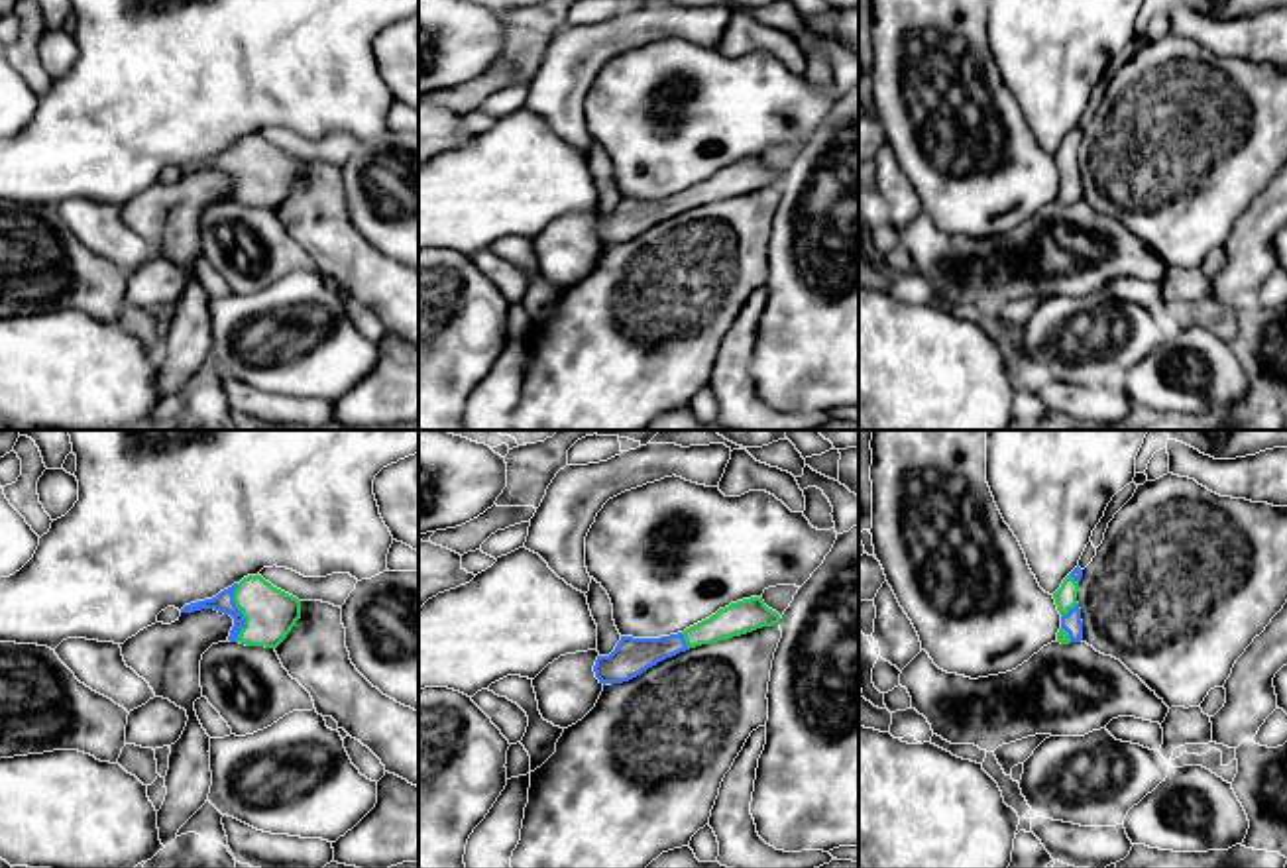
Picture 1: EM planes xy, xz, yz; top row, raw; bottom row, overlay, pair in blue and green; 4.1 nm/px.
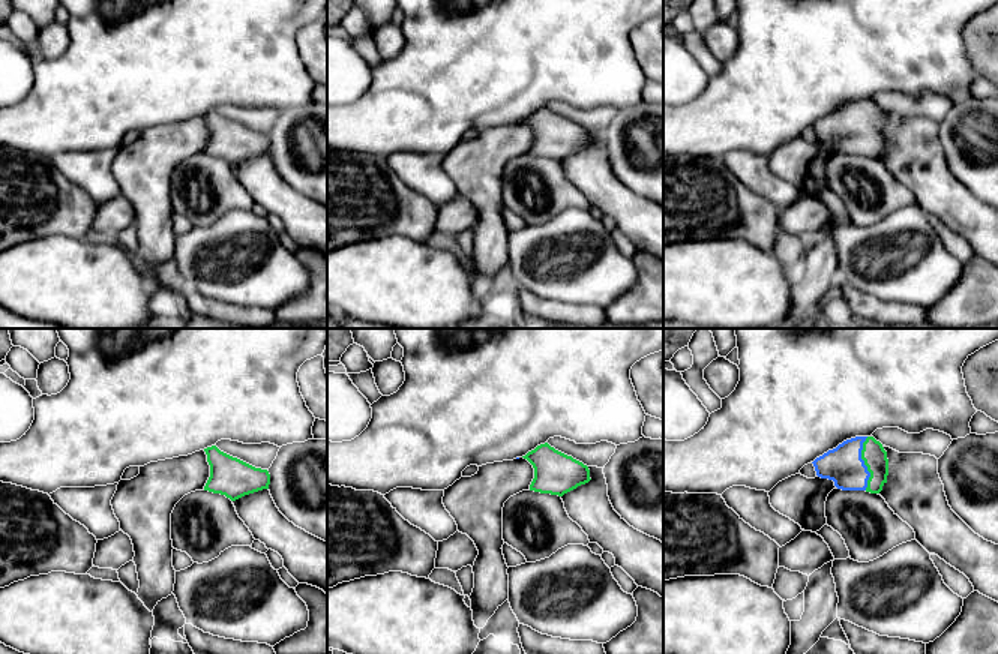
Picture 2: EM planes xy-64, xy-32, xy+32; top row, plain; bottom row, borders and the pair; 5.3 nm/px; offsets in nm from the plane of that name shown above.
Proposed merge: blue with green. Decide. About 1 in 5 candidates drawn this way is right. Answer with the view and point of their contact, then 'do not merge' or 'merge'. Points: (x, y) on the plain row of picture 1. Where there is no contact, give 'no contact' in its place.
xy (240, 173) | merge

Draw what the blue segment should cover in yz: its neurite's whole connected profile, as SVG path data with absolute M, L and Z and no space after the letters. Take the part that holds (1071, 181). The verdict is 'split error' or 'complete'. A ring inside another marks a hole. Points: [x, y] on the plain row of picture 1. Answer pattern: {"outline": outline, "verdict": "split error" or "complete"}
{"outline": "M1077 126L1061 143L1061 147L1053 153L1057 171L1061 175L1061 189L1057 192L1057 202L1081 202L1083 200L1083 181L1081 169L1077 163L1079 141L1083 137L1083 130Z", "verdict": "split error"}

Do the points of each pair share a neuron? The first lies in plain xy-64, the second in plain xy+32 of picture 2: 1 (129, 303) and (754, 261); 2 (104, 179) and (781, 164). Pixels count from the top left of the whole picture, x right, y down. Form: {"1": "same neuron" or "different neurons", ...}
{"1": "same neuron", "2": "different neurons"}

